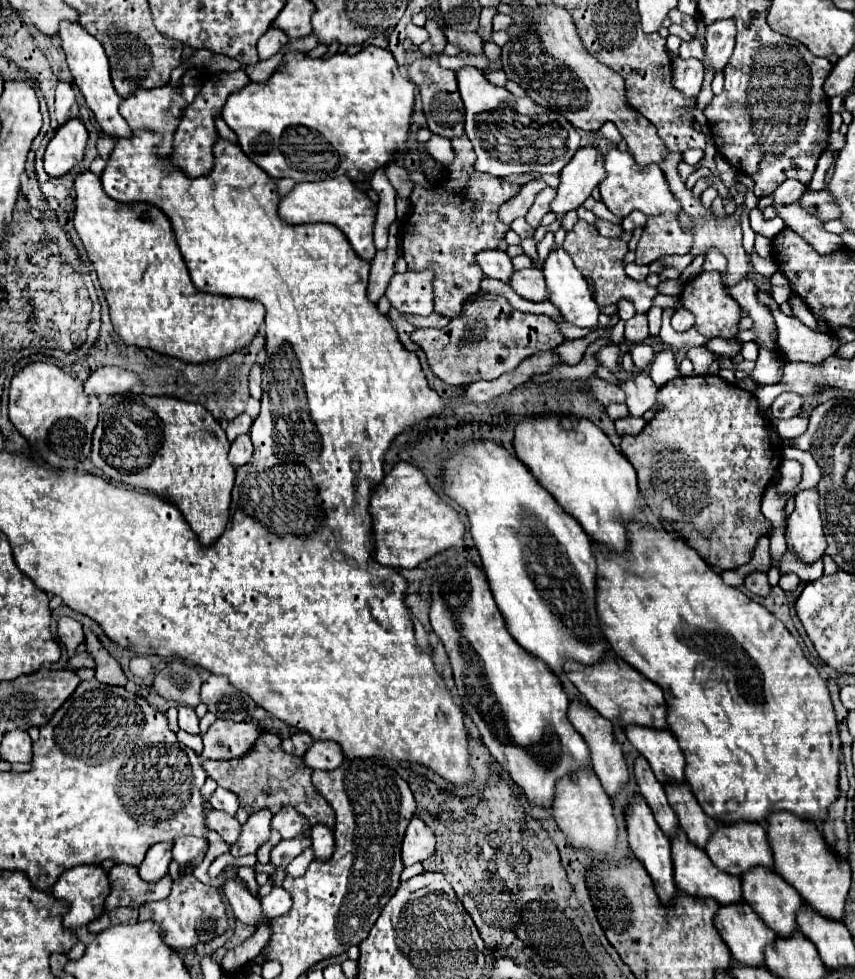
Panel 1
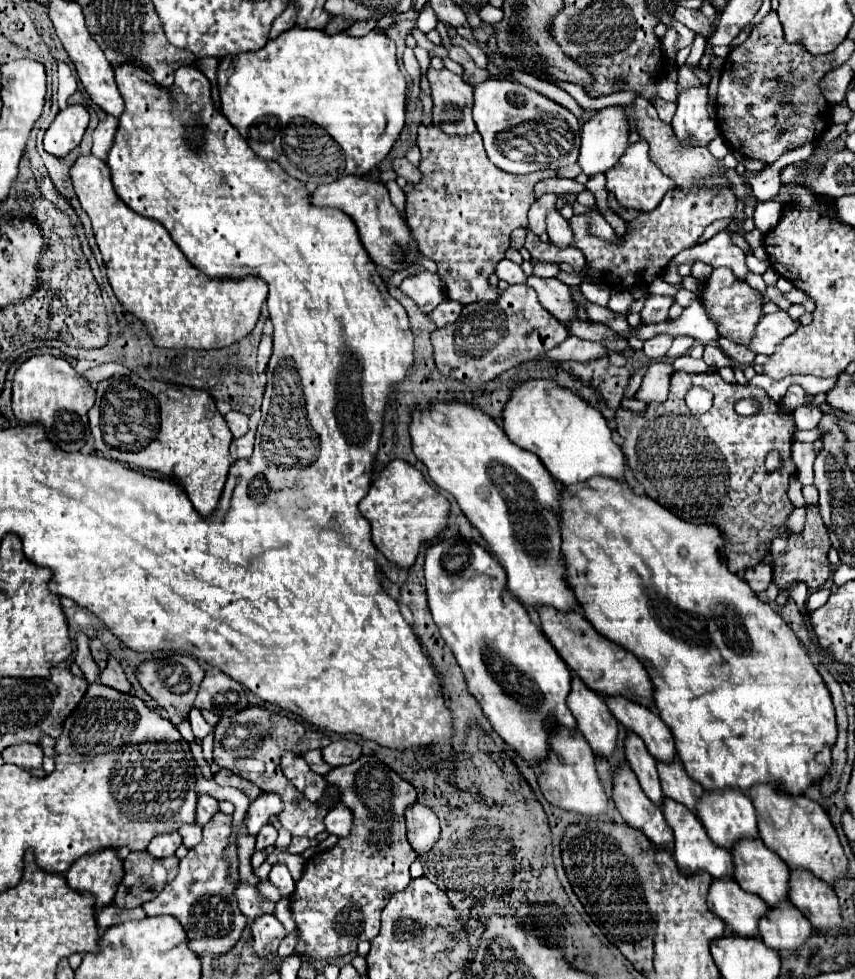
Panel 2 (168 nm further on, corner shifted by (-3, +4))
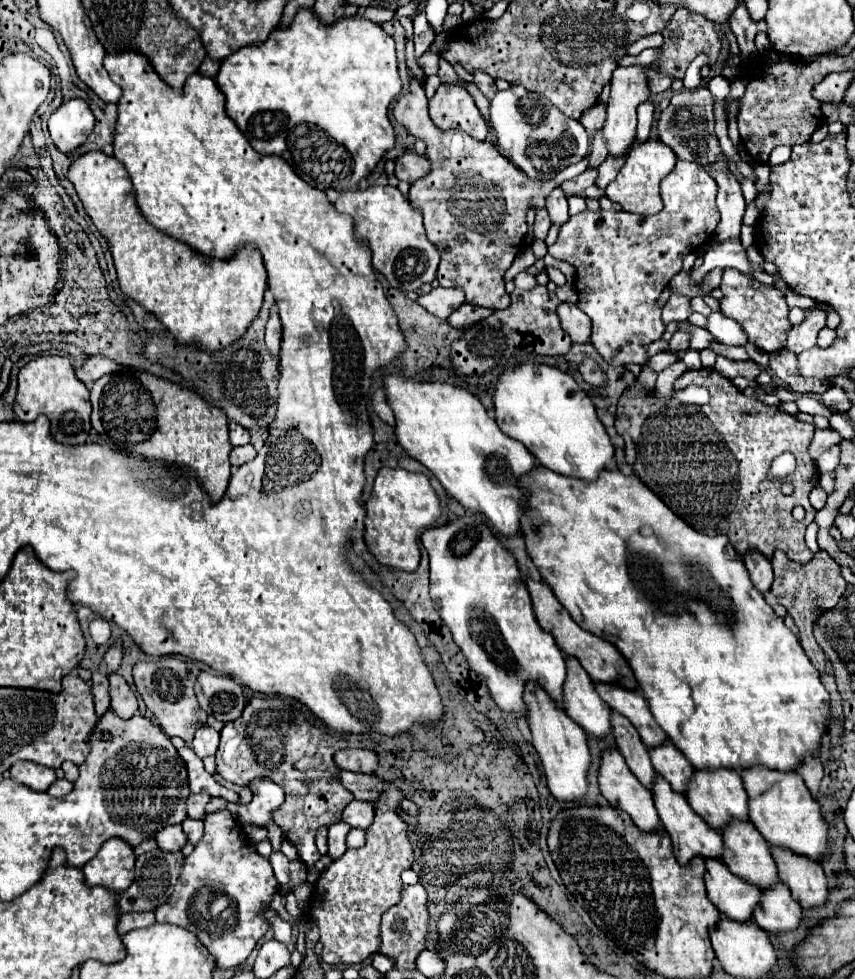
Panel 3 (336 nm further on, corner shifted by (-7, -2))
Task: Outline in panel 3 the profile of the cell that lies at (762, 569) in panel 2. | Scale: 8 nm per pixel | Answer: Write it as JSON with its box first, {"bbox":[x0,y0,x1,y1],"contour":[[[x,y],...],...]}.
{"bbox":[743,552,773,594],"contour":[[[747,552],[747,556],[743,558],[743,562],[745,562],[747,570],[749,570],[753,586],[761,594],[767,594],[769,588],[771,588],[771,584],[773,584],[773,568],[771,568],[769,558],[765,558],[759,552]]]}

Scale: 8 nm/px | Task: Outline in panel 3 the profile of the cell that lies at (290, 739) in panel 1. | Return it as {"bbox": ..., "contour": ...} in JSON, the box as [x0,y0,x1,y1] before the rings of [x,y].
{"bbox":[339,770,383,800],"contour":[[[341,770],[339,772],[339,782],[345,784],[345,788],[357,798],[357,800],[377,800],[381,790],[383,790],[383,784],[381,780],[373,774],[353,774],[353,772],[345,772]]]}

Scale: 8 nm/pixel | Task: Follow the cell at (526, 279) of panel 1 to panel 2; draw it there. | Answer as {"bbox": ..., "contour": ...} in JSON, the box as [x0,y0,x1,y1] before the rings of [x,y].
{"bbox":[527,276,575,324],"contour":[[[529,276],[527,284],[535,288],[541,306],[547,308],[559,322],[569,324],[575,318],[575,304],[567,284],[559,282],[557,278],[539,278],[539,276]]]}

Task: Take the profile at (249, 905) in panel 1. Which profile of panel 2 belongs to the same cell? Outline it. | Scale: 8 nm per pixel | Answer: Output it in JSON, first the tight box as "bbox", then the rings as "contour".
{"bbox":[251,914,287,960],"contour":[[[273,914],[255,918],[251,924],[253,932],[253,952],[259,960],[273,960],[281,940],[287,936],[283,924]]]}

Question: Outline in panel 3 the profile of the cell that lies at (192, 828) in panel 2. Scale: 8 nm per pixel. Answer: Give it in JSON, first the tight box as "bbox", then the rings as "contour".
{"bbox":[181,818,203,846],"contour":[[[187,818],[181,826],[183,826],[183,832],[185,832],[187,840],[189,840],[193,846],[203,838],[203,822],[201,822],[201,820],[191,820],[191,818]]]}

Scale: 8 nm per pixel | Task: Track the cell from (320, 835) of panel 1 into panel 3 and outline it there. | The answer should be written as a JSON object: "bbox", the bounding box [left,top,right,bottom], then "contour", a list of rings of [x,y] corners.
{"bbox":[343,800,373,830],"contour":[[[353,800],[347,804],[347,808],[343,810],[343,820],[351,826],[351,828],[361,828],[365,830],[371,822],[373,822],[373,804],[371,802],[359,802]]]}

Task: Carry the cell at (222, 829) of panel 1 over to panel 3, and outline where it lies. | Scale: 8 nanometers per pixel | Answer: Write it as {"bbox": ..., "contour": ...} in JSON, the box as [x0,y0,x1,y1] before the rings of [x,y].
{"bbox":[187,792,211,820],"contour":[[[207,792],[191,794],[191,796],[187,798],[187,814],[189,814],[191,818],[195,818],[195,820],[203,820],[203,818],[207,816],[205,806],[209,804],[209,800],[211,800],[211,796],[209,796]]]}

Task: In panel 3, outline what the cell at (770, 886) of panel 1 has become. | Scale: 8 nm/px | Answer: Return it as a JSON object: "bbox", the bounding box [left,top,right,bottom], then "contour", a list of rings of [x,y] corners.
{"bbox":[721,822,779,890],"contour":[[[731,822],[723,832],[721,832],[721,838],[723,838],[723,844],[725,844],[725,852],[723,852],[723,862],[725,866],[735,874],[739,876],[741,880],[761,888],[761,890],[767,890],[771,888],[773,884],[779,882],[779,874],[777,874],[777,864],[771,856],[771,850],[769,850],[769,844],[765,842],[765,838],[757,832],[757,828],[751,824],[751,822]]]}

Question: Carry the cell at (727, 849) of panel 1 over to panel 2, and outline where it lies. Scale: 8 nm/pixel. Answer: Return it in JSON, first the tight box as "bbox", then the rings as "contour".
{"bbox":[697,790,757,850],"contour":[[[715,790],[715,792],[703,792],[703,798],[697,802],[697,816],[703,822],[707,834],[711,836],[711,840],[727,850],[733,848],[735,842],[739,842],[739,838],[757,838],[757,814],[755,808],[749,800],[749,796],[745,796],[741,790]]]}

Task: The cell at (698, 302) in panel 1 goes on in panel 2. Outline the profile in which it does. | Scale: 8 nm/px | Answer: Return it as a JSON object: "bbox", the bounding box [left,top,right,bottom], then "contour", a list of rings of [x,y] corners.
{"bbox":[701,268,763,344],"contour":[[[717,268],[713,270],[711,278],[705,282],[705,288],[701,292],[701,300],[707,308],[707,312],[711,314],[711,318],[715,318],[715,322],[719,324],[719,334],[737,342],[737,344],[751,344],[755,326],[759,324],[761,316],[763,316],[763,294],[753,290],[747,282],[741,282],[735,278],[735,274],[727,268]]]}

